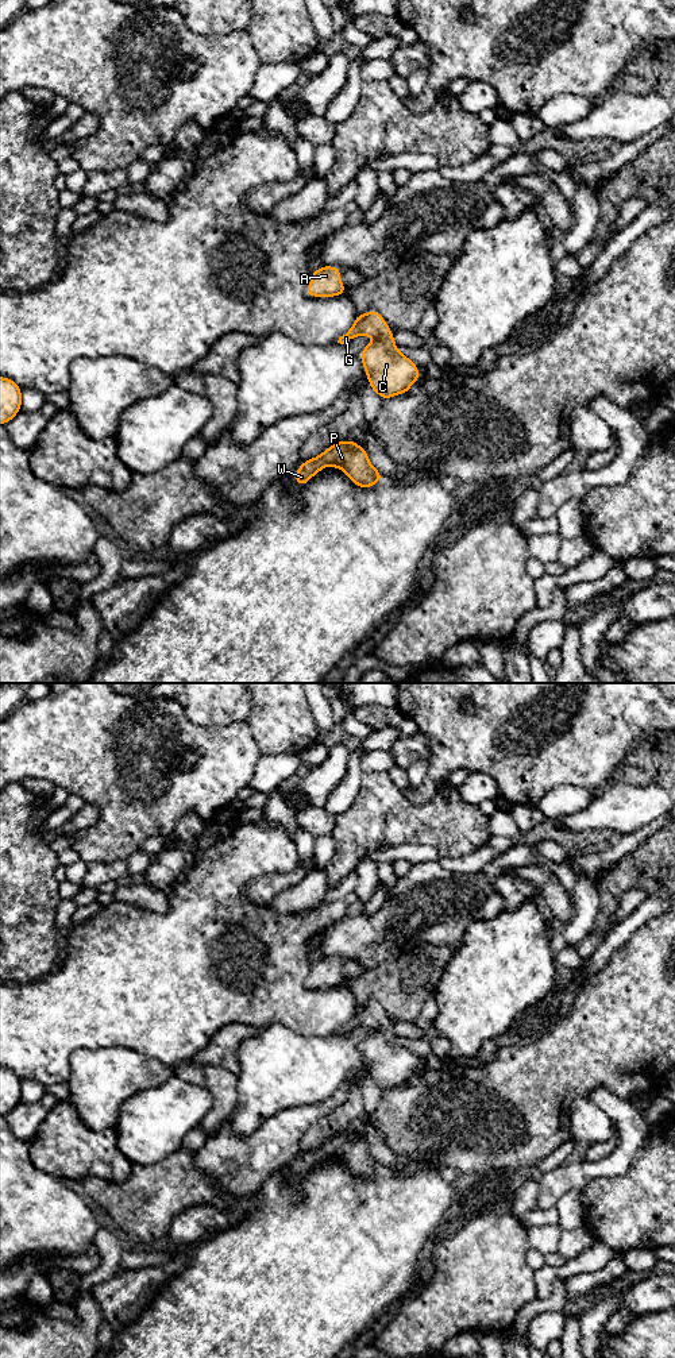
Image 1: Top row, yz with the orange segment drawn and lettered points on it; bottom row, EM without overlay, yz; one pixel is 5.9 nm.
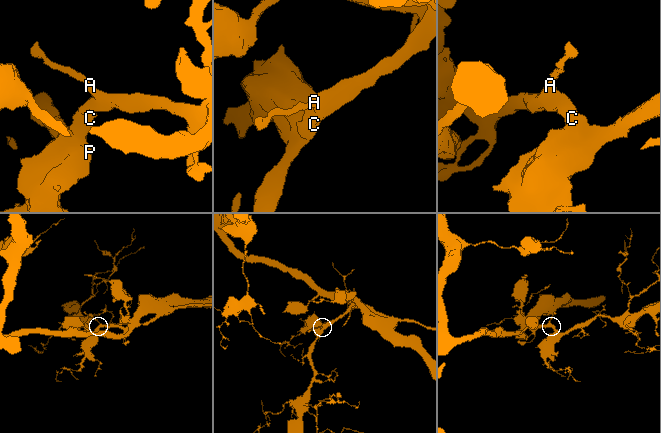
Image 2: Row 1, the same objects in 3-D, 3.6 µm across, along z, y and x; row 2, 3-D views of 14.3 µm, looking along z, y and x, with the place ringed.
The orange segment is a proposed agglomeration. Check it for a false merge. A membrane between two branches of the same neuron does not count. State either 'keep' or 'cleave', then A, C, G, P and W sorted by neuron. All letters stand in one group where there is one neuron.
keep | A C G P W

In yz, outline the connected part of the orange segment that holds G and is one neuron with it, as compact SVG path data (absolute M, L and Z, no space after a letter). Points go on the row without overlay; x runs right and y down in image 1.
M378 1002L358 1004L352 1018L339 1029L338 1034L344 1035L362 1026L378 1029L359 1045L370 1080L383 1092L406 1085L410 1077L421 1069L418 1057L397 1041L393 1022Z

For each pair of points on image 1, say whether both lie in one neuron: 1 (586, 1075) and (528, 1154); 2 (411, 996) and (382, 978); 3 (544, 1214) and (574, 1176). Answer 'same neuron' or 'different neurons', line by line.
1: same neuron
2: same neuron
3: different neurons

